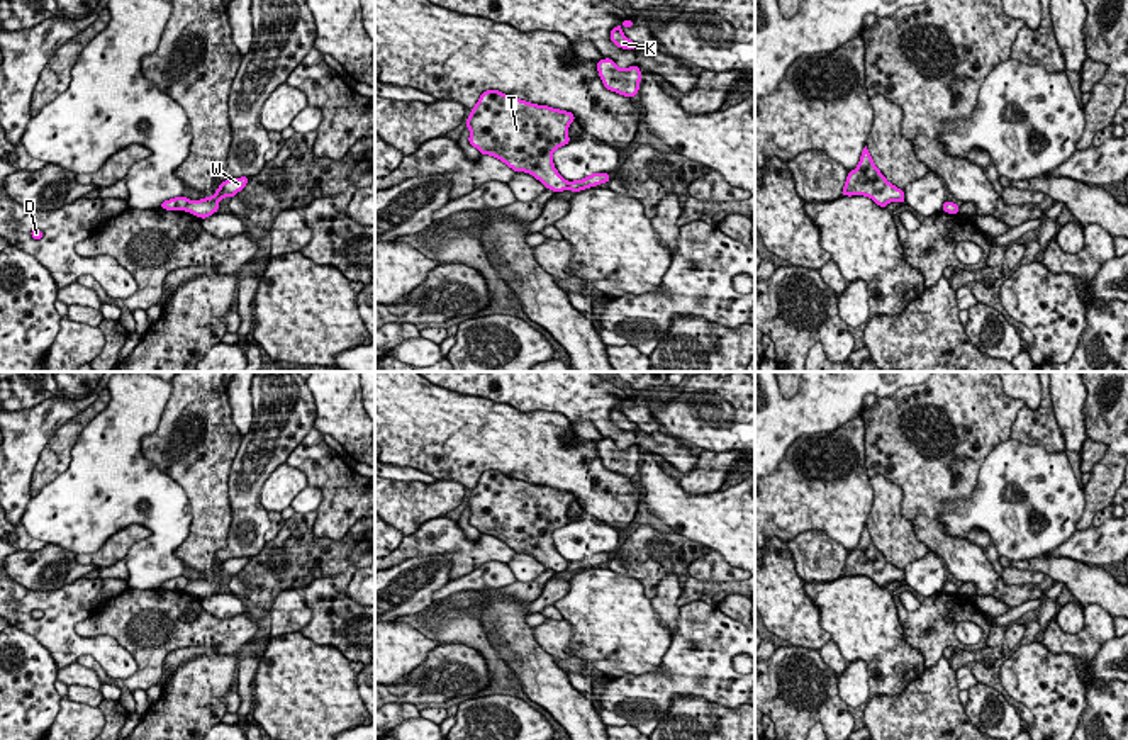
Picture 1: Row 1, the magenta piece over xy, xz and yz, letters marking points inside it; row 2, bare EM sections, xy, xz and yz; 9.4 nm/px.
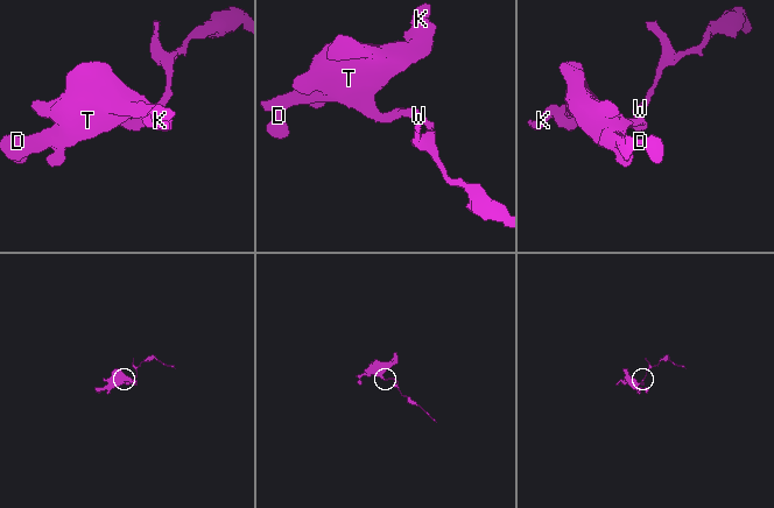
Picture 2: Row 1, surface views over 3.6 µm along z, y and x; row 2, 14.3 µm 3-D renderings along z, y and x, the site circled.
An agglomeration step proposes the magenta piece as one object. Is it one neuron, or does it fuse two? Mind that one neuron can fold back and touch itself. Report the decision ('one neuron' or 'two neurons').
one neuron

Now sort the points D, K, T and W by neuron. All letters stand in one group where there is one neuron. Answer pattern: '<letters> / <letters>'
D K T W

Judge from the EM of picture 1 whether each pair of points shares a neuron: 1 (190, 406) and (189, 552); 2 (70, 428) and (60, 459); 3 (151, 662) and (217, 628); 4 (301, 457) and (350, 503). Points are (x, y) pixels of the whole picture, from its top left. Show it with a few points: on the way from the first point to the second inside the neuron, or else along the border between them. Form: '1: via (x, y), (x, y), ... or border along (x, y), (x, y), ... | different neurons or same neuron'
1: via (207, 440), (207, 515) | same neuron
2: via (67, 435), (60, 452) | same neuron
3: via (165, 645), (182, 628), (201, 628) | same neuron
4: via (312, 467), (338, 491) | same neuron

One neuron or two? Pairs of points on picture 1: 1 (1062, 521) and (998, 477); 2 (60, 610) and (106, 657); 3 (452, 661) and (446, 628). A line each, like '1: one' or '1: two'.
1: one
2: one
3: two

